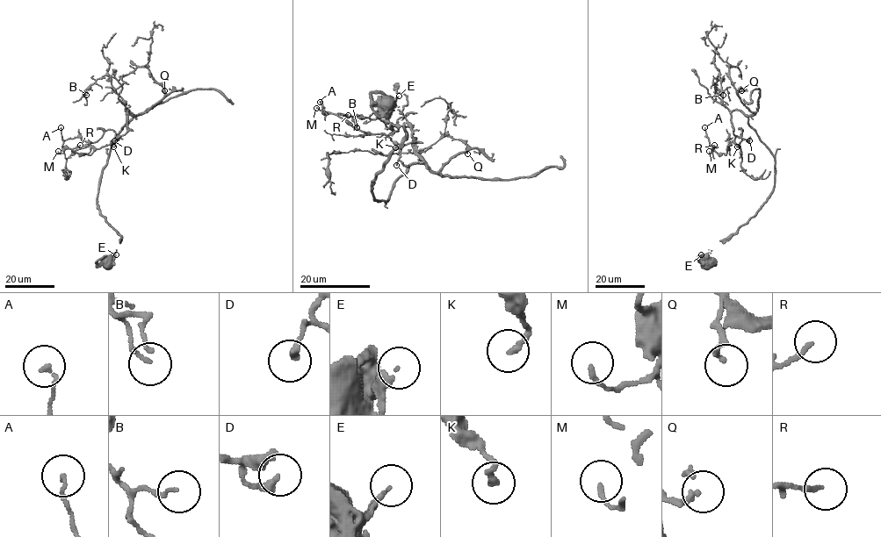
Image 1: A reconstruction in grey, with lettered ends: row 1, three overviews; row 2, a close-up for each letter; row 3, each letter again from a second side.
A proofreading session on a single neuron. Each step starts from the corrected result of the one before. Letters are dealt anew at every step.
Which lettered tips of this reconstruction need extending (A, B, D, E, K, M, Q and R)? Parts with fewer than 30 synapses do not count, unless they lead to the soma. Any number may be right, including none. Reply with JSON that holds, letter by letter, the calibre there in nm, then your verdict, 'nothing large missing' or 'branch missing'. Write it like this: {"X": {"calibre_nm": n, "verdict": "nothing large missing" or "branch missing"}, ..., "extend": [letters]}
{"A": {"calibre_nm": 120, "verdict": "nothing large missing"}, "B": {"calibre_nm": 120, "verdict": "nothing large missing"}, "D": {"calibre_nm": 240, "verdict": "nothing large missing"}, "E": {"calibre_nm": 170, "verdict": "nothing large missing"}, "K": {"calibre_nm": 200, "verdict": "nothing large missing"}, "M": {"calibre_nm": 160, "verdict": "nothing large missing"}, "Q": {"calibre_nm": 180, "verdict": "nothing large missing"}, "R": {"calibre_nm": 160, "verdict": "nothing large missing"}, "extend": []}

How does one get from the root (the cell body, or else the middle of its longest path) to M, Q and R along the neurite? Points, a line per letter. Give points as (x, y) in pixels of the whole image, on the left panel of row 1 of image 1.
M: (105, 265), (120, 236), (100, 212), (100, 175), (133, 115), (128, 110), (126, 132), (90, 154), (58, 151)
Q: (105, 265), (120, 236), (101, 214), (97, 204), (102, 168), (122, 128), (155, 104), (164, 90)
R: (105, 265), (120, 236), (100, 212), (100, 175), (133, 115), (109, 144), (90, 154), (72, 149), (80, 145)

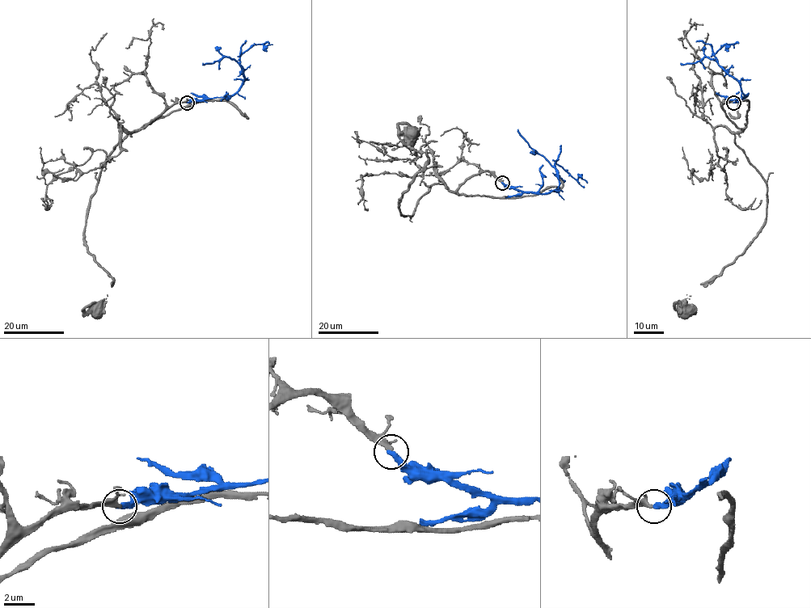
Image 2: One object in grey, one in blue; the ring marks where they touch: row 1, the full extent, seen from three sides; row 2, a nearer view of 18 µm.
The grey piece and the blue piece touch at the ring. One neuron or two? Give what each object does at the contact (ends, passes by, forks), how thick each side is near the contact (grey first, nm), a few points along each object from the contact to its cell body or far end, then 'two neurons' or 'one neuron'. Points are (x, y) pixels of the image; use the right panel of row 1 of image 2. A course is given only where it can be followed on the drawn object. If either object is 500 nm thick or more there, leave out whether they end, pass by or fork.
grey ends | blue ends | 340/360 nm | grey via (733, 102), (722, 107), (742, 129), (735, 142), (766, 184), (764, 226), (740, 255), (686, 299), (686, 313) | blue via (733, 102), (745, 96), (738, 82), (715, 61), (704, 57), (694, 63), (680, 64) | one neuron

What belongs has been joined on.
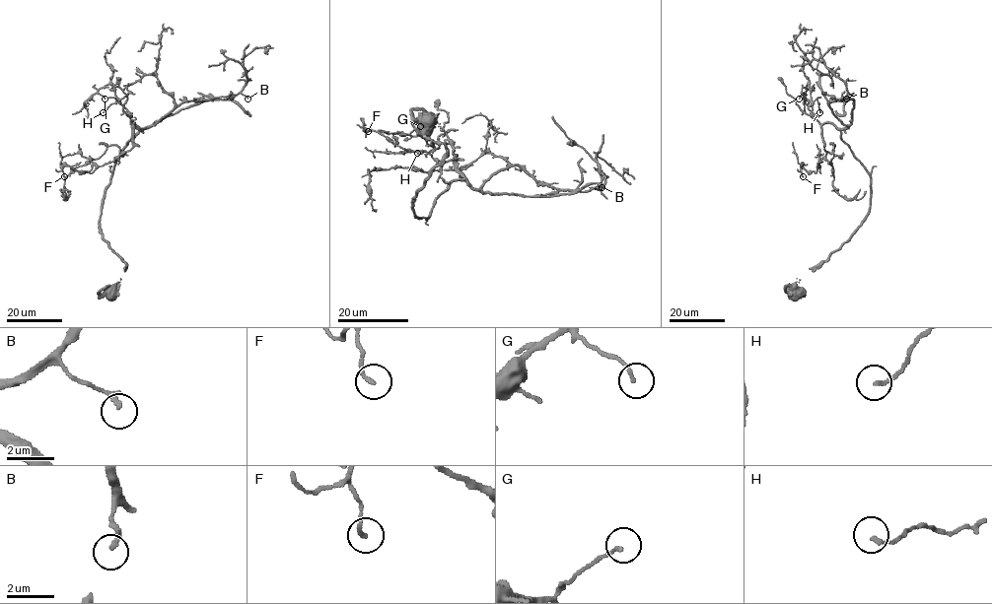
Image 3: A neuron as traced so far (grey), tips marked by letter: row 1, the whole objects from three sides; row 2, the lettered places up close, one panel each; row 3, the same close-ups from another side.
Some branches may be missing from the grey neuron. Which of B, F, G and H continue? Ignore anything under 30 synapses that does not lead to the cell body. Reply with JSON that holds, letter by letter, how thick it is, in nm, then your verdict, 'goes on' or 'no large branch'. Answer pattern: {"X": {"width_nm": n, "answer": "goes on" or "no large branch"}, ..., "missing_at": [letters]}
{"B": {"width_nm": 200, "answer": "no large branch"}, "F": {"width_nm": 170, "answer": "no large branch"}, "G": {"width_nm": 140, "answer": "no large branch"}, "H": {"width_nm": 150, "answer": "no large branch"}, "missing_at": []}

